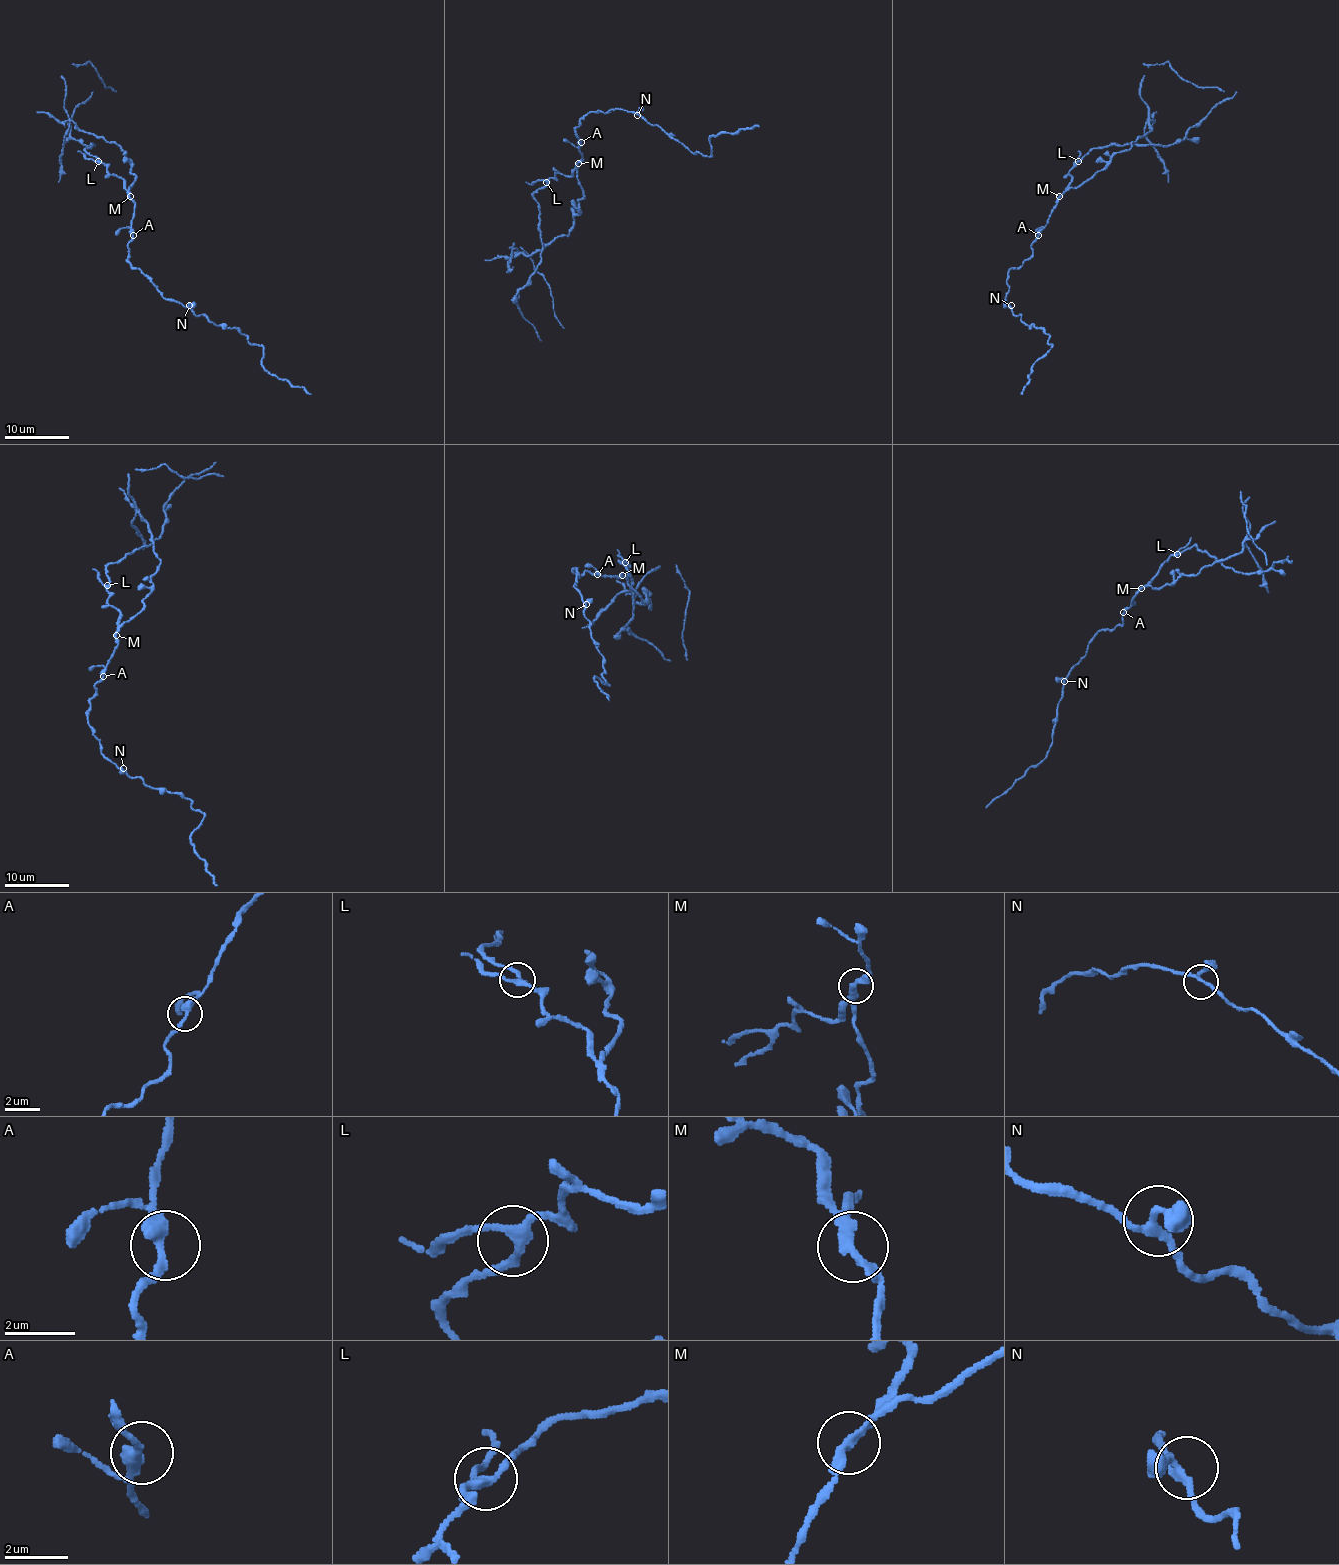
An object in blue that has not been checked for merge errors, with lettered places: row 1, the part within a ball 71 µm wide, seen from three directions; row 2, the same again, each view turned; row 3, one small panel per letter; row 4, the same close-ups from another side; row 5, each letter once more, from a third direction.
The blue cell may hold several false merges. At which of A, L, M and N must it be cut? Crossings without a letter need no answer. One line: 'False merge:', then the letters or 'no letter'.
False merge: M

